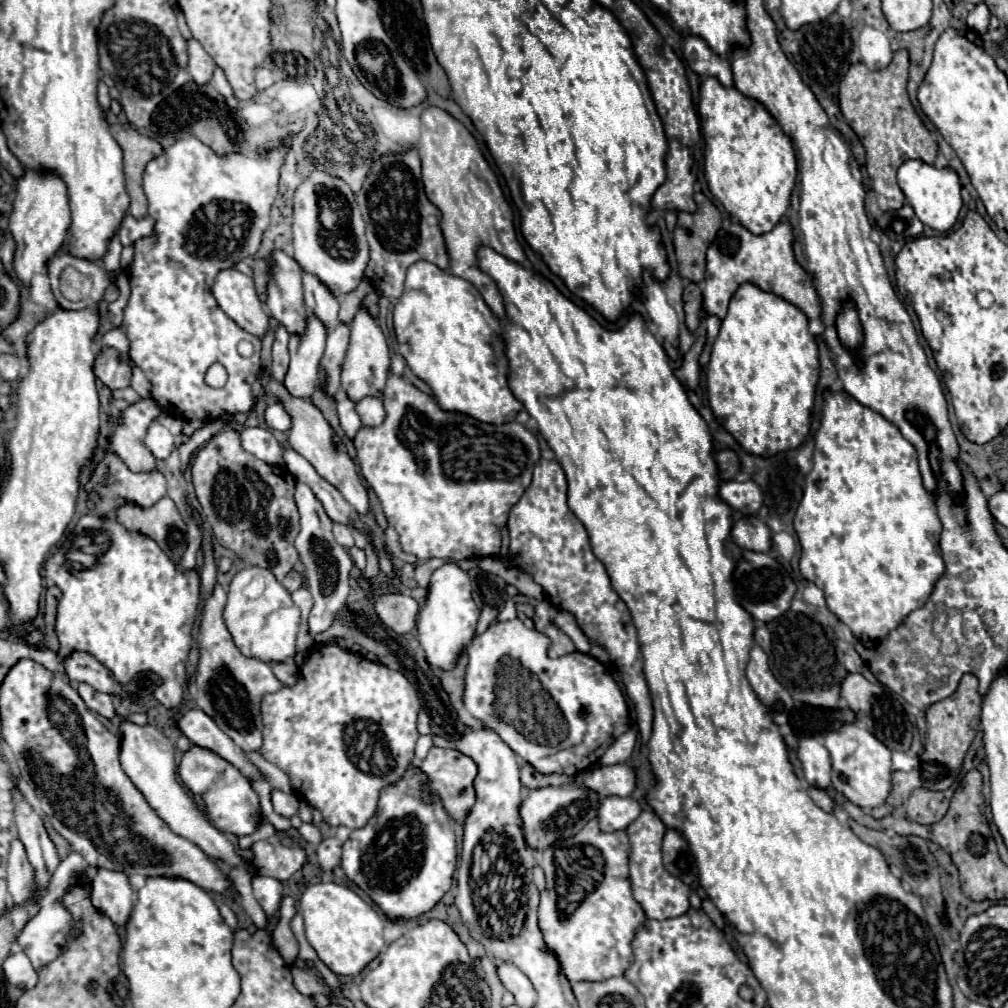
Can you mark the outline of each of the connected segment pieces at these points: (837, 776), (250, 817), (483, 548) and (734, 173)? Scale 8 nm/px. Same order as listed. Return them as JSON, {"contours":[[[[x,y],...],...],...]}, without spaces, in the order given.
{"contours":[[[[850,723],[826,735],[826,749],[832,757],[832,785],[838,793],[862,809],[884,805],[892,791],[892,755],[884,743],[880,743],[868,729]]],[[[192,745],[180,761],[178,775],[184,785],[190,789],[196,805],[206,811],[212,825],[222,833],[234,833],[238,837],[252,835],[260,823],[260,803],[258,795],[252,789],[252,783],[228,761],[218,757],[208,749]]],[[[392,373],[388,375],[388,383],[386,383],[386,389],[384,389],[384,411],[386,411],[386,419],[384,419],[382,425],[378,425],[378,427],[360,427],[360,431],[354,437],[354,447],[358,451],[360,471],[362,471],[364,479],[368,481],[368,485],[378,495],[378,499],[382,503],[382,509],[384,509],[384,513],[388,517],[388,523],[398,531],[402,549],[408,551],[408,553],[414,553],[418,559],[432,559],[432,557],[470,559],[470,557],[488,557],[488,555],[496,557],[498,551],[500,551],[500,531],[508,521],[510,507],[522,497],[526,485],[530,485],[532,469],[534,469],[536,461],[540,459],[538,439],[524,425],[520,425],[516,421],[504,423],[504,425],[490,425],[490,423],[476,421],[476,419],[472,419],[468,415],[462,415],[462,413],[442,411],[438,407],[438,403],[434,401],[434,397],[422,393],[414,385],[406,383],[402,377],[396,377]]],[[[706,77],[700,87],[698,114],[704,137],[704,173],[712,195],[724,205],[724,209],[736,217],[754,235],[770,231],[790,207],[790,195],[796,179],[796,155],[790,137],[782,131],[770,111],[756,99],[742,95],[736,87],[724,87],[716,77]]]]}

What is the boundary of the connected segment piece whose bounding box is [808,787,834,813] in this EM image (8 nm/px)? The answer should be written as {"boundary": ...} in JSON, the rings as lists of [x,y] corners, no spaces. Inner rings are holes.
{"boundary":[[[810,787],[808,793],[810,793],[812,801],[814,801],[820,809],[824,809],[826,813],[832,813],[832,809],[834,809],[834,801],[828,797],[826,791],[820,791],[820,789],[816,789],[816,787]]]}

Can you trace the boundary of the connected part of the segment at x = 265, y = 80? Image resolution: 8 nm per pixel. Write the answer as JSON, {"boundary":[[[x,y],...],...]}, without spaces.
{"boundary":[[[260,67],[260,69],[256,71],[256,85],[258,85],[260,91],[266,89],[266,87],[270,87],[274,81],[276,81],[276,79],[274,79],[274,75],[272,75],[268,69]]]}

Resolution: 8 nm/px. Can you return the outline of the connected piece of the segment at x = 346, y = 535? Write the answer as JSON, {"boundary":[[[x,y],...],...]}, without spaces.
{"boundary":[[[334,523],[334,537],[336,537],[336,541],[338,541],[342,547],[346,547],[346,549],[350,549],[350,547],[354,545],[352,531],[350,531],[348,527],[340,525],[340,523]]]}

